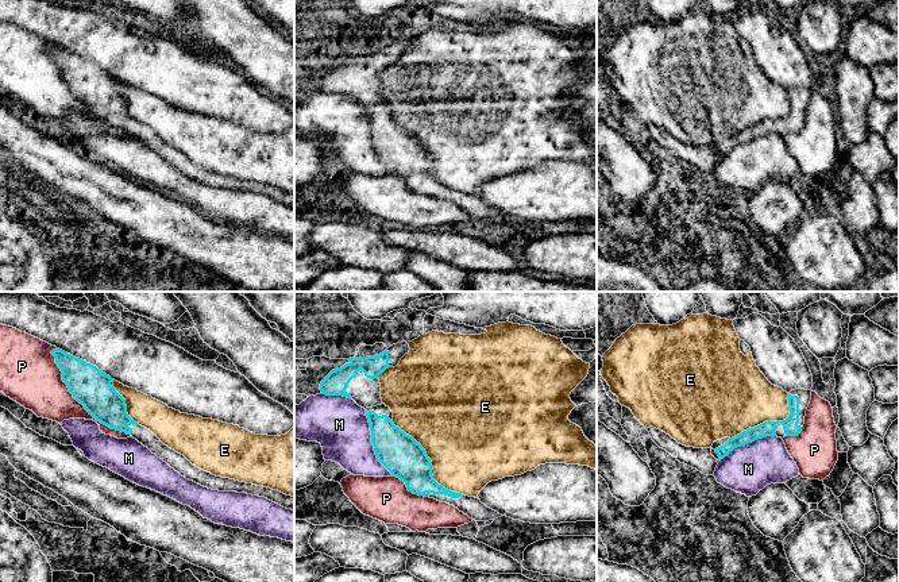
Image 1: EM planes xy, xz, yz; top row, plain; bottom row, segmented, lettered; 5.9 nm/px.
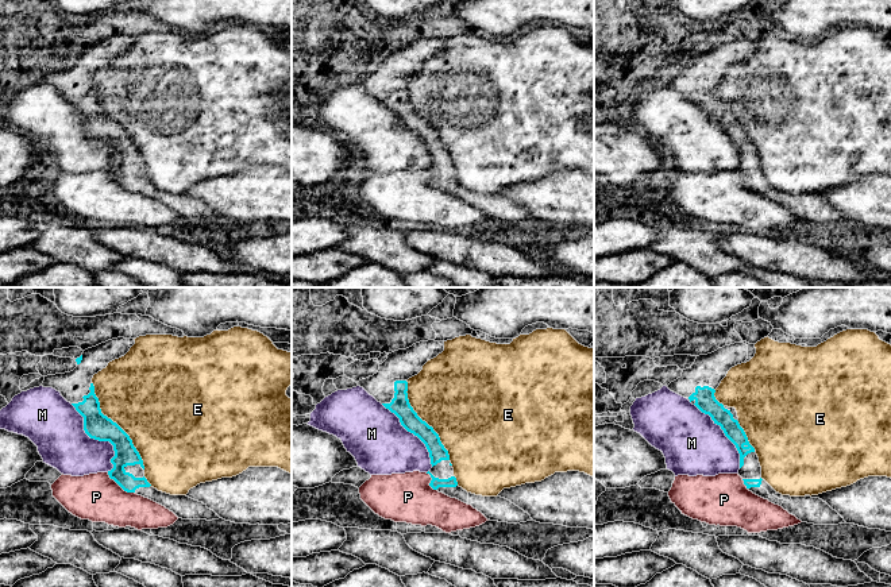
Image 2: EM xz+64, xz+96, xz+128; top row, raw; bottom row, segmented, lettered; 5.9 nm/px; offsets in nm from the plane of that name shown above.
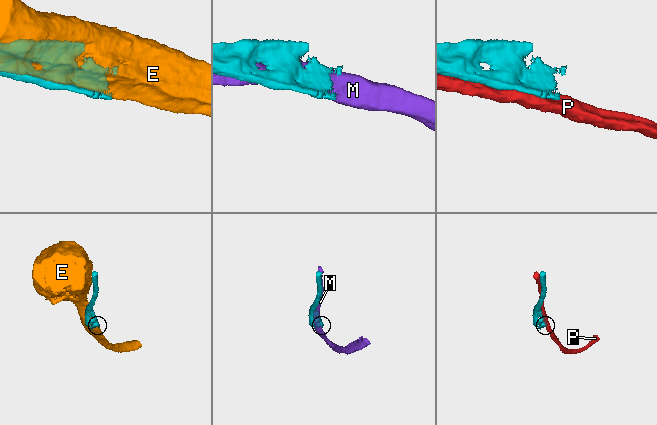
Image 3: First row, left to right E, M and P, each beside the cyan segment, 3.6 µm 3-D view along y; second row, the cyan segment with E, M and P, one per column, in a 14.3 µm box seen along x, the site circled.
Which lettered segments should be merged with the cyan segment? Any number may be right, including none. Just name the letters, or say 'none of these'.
none of these

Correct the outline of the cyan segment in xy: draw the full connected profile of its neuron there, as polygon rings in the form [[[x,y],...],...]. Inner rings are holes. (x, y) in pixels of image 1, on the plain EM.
[[[59,46],[53,47],[51,51],[62,69],[62,78],[89,112],[111,127],[131,132],[186,177],[212,188],[265,194],[286,207],[294,208],[294,194],[292,193],[270,185],[216,174],[196,165],[184,153],[165,143],[150,127],[139,123],[128,113],[126,97],[116,89],[113,77],[109,73]]]

